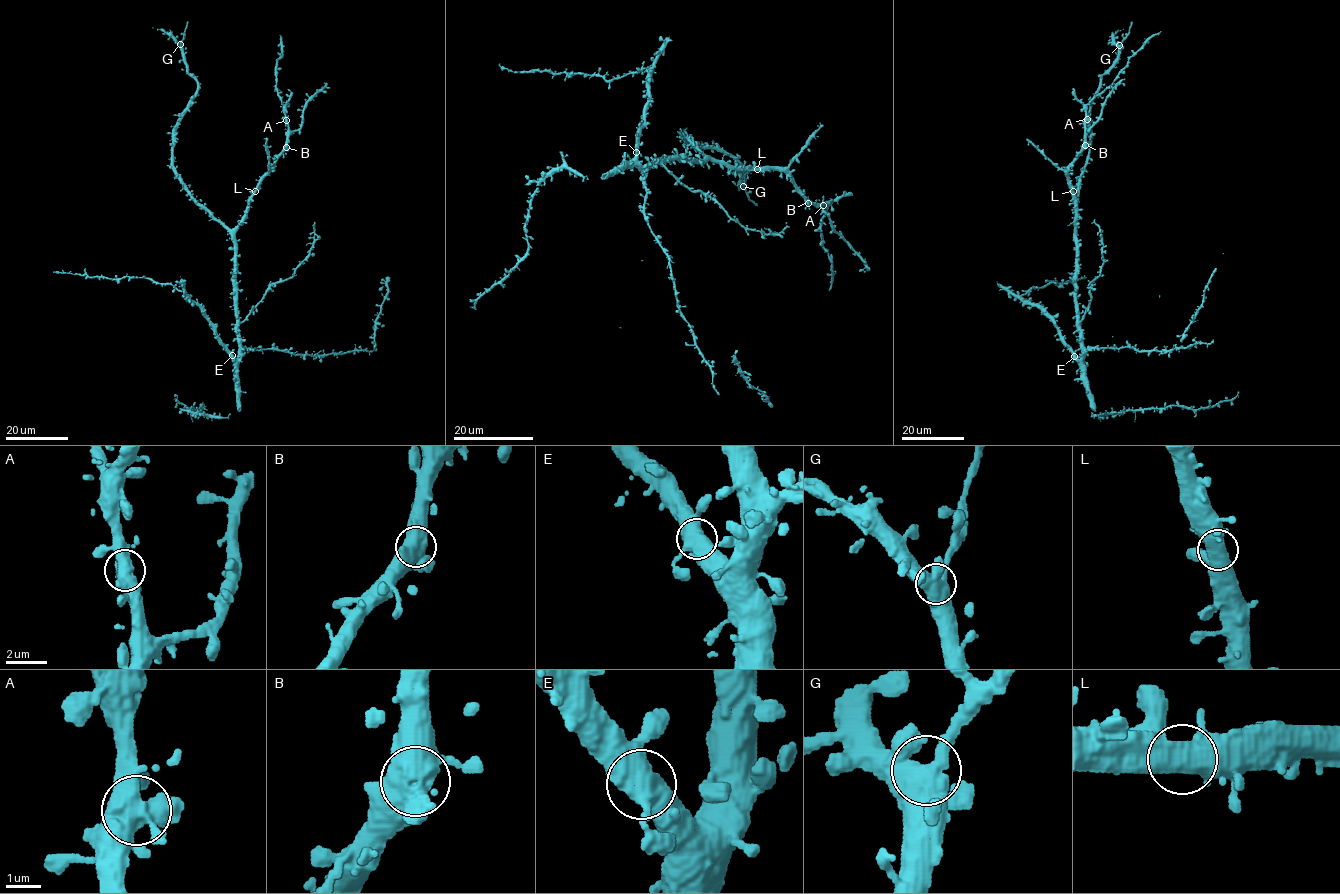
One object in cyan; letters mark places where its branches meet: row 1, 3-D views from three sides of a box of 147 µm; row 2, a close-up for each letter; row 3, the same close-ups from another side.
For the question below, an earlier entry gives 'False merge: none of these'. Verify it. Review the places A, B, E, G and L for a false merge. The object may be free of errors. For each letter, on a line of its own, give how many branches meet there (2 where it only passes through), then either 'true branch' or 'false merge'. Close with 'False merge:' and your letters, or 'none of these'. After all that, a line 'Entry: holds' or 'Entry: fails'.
A: branches 4; true branch
B: branches 4; true branch
E: branches 4; true branch
G: branches 4; true branch
L: branches 4; true branch
False merge: none of these
Entry: holds

